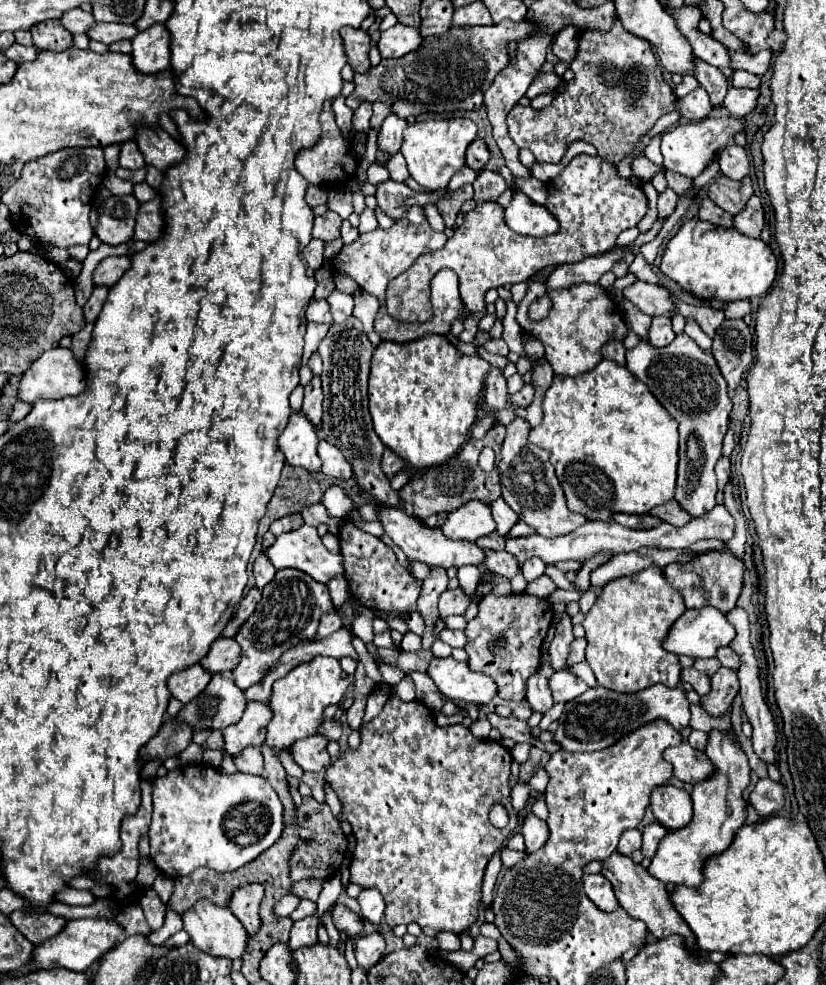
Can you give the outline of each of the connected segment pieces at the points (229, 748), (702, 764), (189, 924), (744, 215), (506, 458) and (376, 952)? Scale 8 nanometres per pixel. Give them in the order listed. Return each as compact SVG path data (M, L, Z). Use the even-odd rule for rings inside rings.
M248 703L242 719L222 731L224 751L236 757L246 747L260 747L266 739L266 727L272 711L268 703Z
M686 741L680 743L678 747L666 749L662 757L674 767L674 777L684 783L704 781L714 773L714 765L710 763L710 759L702 751L690 747Z
M200 899L196 901L190 909L186 909L182 913L182 921L184 921L184 929L188 931L192 943L204 951L210 953L214 957L228 957L228 959L242 959L244 951L246 951L246 939L248 933L244 931L244 927L238 923L238 919L234 919L234 915L228 911L228 907L216 905L208 899Z
M754 195L750 197L750 203L746 203L746 207L734 215L734 229L748 235L748 237L760 237L760 231L764 227L764 209L760 205L760 199Z
M516 417L516 421L506 427L502 461L498 465L500 483L502 483L502 499L512 507L518 519L530 525L538 535L542 537L568 535L570 531L578 529L588 519L566 507L564 491L550 463L550 453L528 443L528 431L530 431L530 425L520 417Z
M370 933L370 935L358 937L356 947L354 947L358 965L362 965L364 969L370 969L372 965L376 965L384 953L384 947L386 947L386 943L380 933Z

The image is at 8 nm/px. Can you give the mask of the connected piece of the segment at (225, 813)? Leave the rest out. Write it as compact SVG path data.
M208 765L178 767L168 771L164 777L154 781L152 787L152 823L150 823L150 857L156 867L176 879L192 873L196 867L210 867L214 871L236 871L238 867L254 861L264 849L274 845L284 829L282 821L282 803L270 783L256 775L232 773L222 775L220 771Z

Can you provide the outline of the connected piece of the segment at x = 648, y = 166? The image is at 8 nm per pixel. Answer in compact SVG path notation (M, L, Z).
M644 155L634 161L634 173L636 173L636 177L640 177L644 181L650 181L652 175L655 175L658 171L665 172L665 170L663 166L657 166L648 161Z

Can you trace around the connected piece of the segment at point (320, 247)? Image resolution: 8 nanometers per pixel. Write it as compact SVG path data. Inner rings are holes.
M312 239L312 241L304 247L304 251L302 251L304 259L308 261L308 265L310 265L312 269L320 269L320 267L322 267L322 263L324 263L322 253L324 253L324 243L322 243L320 239Z

